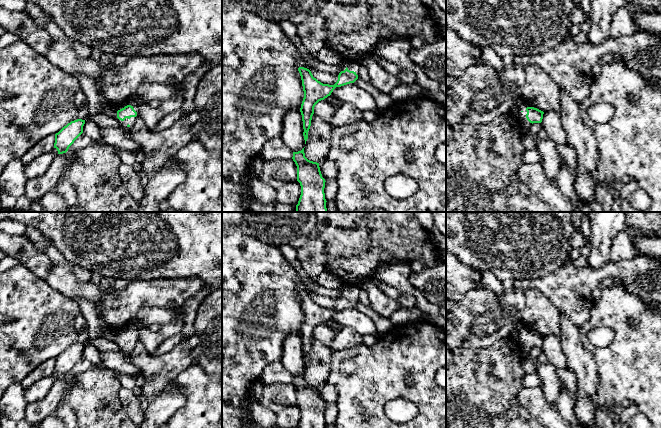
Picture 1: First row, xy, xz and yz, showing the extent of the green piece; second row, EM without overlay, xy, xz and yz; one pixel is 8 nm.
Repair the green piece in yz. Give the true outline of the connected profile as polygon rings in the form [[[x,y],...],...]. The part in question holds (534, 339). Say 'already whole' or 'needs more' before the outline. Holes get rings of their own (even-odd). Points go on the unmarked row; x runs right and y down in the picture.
already whole; [[[527,331],[526,332],[527,338],[526,342],[530,347],[541,347],[543,343],[544,336],[534,332],[534,331]]]

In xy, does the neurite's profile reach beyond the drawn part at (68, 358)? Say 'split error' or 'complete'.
complete

